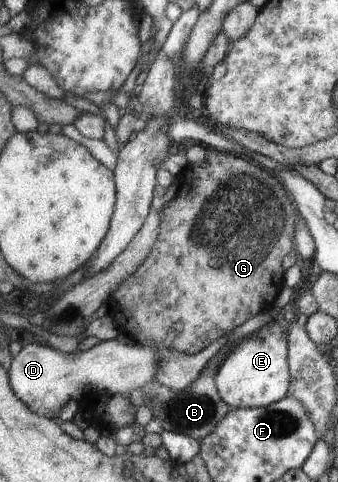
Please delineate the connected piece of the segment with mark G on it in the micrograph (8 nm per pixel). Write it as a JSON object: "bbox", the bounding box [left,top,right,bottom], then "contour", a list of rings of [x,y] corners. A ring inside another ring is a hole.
{"bbox":[104,148,296,355],"contour":[[[206,148],[205,164],[203,166],[187,166],[184,172],[178,176],[178,187],[174,198],[165,202],[157,226],[157,238],[147,252],[147,256],[132,274],[129,274],[111,294],[111,298],[106,302],[104,313],[112,320],[117,320],[118,331],[126,334],[135,344],[152,348],[167,348],[175,350],[179,354],[193,355],[204,350],[209,344],[217,341],[225,334],[231,333],[237,326],[243,324],[261,312],[269,310],[273,306],[273,300],[277,292],[281,290],[284,269],[281,260],[291,252],[293,248],[293,226],[296,226],[294,205],[292,204],[289,193],[284,187],[275,180],[275,176],[251,160],[245,160],[244,156],[233,153],[220,152]]]}

